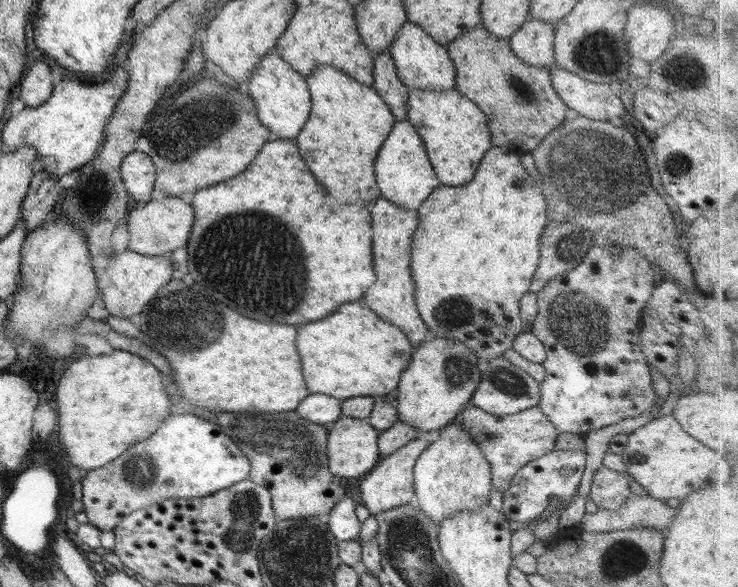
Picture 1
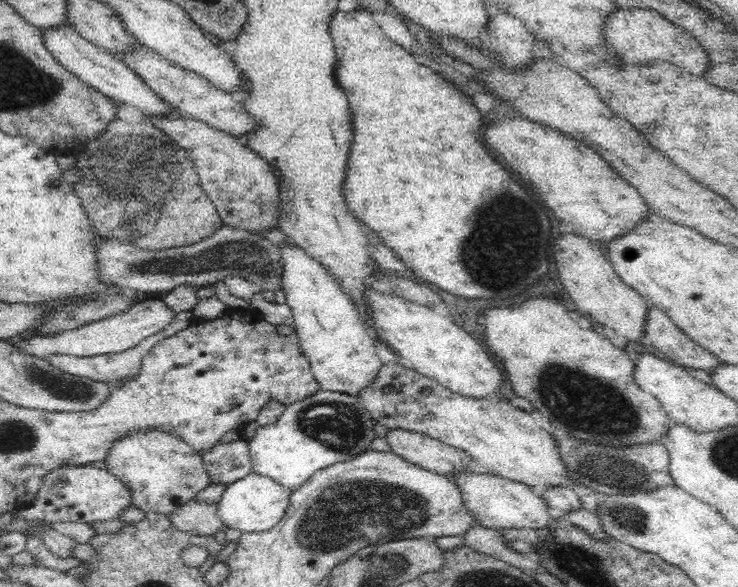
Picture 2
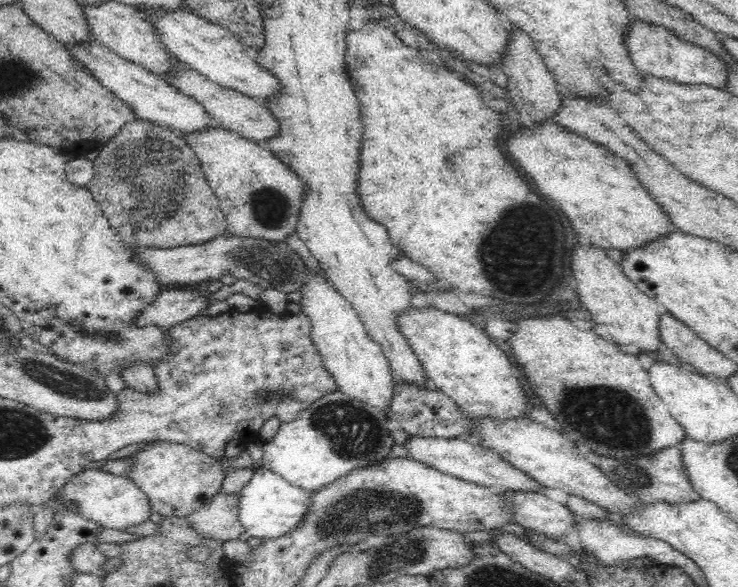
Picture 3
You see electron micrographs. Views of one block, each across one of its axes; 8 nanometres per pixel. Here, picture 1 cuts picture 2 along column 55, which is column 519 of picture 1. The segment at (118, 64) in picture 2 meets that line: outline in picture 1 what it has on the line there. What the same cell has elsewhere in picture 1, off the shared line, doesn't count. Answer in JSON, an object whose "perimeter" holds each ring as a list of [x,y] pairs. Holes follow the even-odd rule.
{"perimeter":[[[527,20],[509,38],[510,47],[520,60],[530,66],[555,66],[554,28],[555,23]]]}

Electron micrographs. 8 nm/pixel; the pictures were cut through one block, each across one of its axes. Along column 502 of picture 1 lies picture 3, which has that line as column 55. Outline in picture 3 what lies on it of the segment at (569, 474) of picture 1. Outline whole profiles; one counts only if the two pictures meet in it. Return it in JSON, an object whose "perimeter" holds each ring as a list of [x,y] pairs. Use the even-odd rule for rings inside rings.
{"perimeter":[[[82,469],[78,474],[71,476],[66,484],[61,486],[59,496],[61,497],[55,505],[55,513],[64,508],[77,508],[77,512],[96,524],[116,530],[146,522],[152,512],[146,493],[138,488],[134,481],[101,469]]]}

